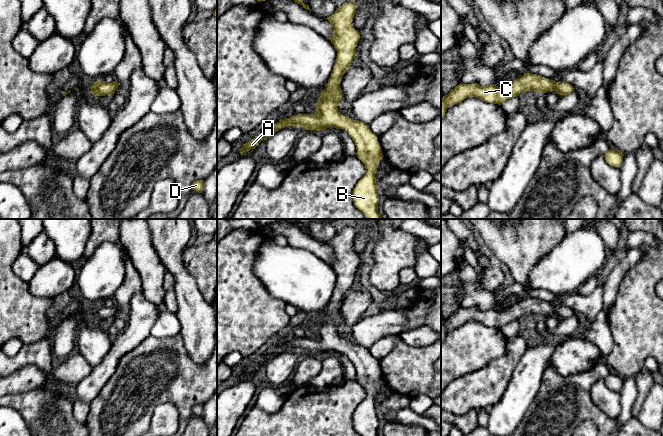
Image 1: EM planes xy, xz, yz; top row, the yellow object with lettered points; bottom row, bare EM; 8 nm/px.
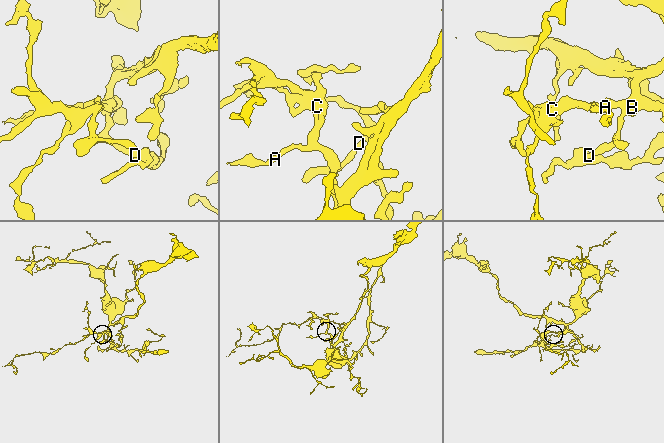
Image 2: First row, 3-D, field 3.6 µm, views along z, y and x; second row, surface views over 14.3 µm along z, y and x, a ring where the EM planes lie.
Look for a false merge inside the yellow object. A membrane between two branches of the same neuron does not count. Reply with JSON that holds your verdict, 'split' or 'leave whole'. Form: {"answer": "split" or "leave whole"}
{"answer": "split"}

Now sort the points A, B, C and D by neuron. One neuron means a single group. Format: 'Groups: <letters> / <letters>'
Groups: A C / B D

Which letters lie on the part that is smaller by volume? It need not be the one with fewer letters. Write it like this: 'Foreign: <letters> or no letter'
Foreign: A, C

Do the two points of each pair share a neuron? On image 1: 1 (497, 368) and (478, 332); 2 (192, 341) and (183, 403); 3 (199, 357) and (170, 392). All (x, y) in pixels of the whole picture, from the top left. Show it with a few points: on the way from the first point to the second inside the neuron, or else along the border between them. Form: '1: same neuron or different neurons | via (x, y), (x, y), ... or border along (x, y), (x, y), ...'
1: different neurons | border along (507, 341), (505, 352), (501, 356), (472, 372)
2: different neurons | border along (180, 335), (188, 355), (195, 362), (203, 365)
3: different neurons | border along (182, 342), (188, 355), (195, 362), (206, 362)

